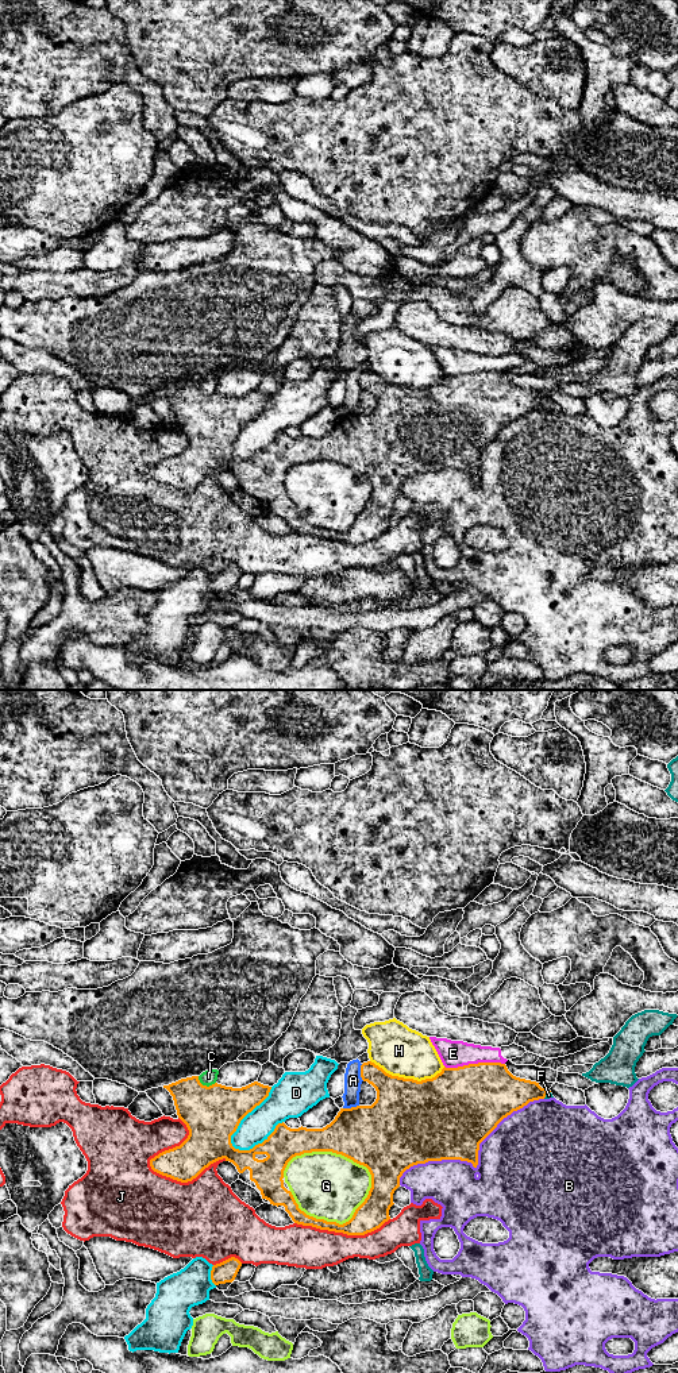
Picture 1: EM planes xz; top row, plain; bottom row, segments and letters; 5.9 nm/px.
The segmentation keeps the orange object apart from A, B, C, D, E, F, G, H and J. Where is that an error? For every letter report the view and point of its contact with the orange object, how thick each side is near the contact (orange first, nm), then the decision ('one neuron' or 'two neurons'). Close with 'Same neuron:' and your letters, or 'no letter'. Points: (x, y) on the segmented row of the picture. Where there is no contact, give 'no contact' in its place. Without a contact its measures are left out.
A: contact xz (361, 1072); calibres 220 and 110 nm; two neurons
B: contact xz (477, 1164); calibres 360 and 500 nm; two neurons
C: contact xz (205, 1086); calibres 340 and 90 nm; two neurons
D: contact xz (243, 1117); calibres 340 and 190 nm; two neurons
E: contact xz (474, 1064); calibres 460 and 160 nm; two neurons
F: contact xz (546, 1094); calibres 240 and 40 nm; two neurons
G: contact xz (332, 1152); calibres 360 and 400 nm; two neurons
H: contact xz (408, 1079); calibres 480 and 300 nm; two neurons
J: contact xz (187, 1181); calibres 220 and 460 nm; two neurons
Same neuron: no letter

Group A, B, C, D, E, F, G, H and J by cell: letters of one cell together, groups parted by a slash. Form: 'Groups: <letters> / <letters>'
Groups: A / B / C / D / E / F / G / H / J

